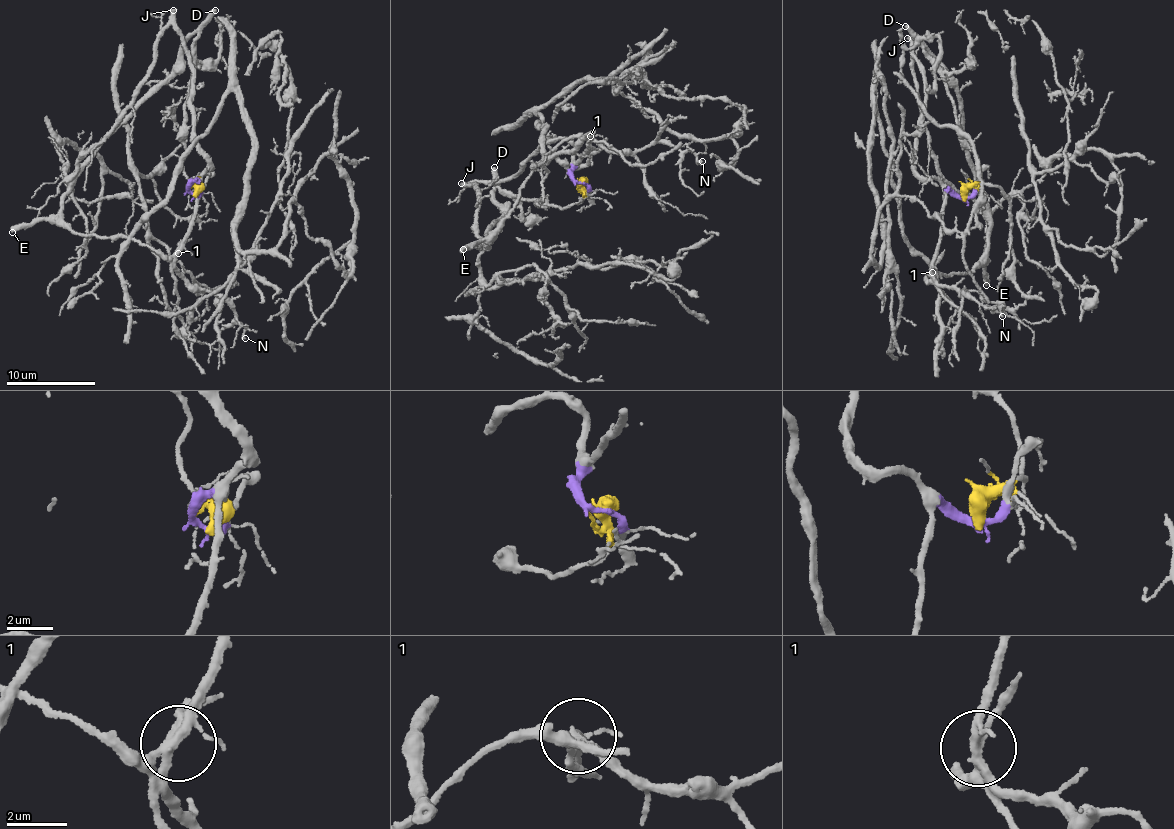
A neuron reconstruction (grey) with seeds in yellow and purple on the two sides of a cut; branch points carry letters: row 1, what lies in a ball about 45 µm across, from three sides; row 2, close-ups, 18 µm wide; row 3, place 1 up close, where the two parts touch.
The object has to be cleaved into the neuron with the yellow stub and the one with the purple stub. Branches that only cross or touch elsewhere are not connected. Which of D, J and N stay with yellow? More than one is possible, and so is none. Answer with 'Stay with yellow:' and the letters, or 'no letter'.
Stay with yellow: D

